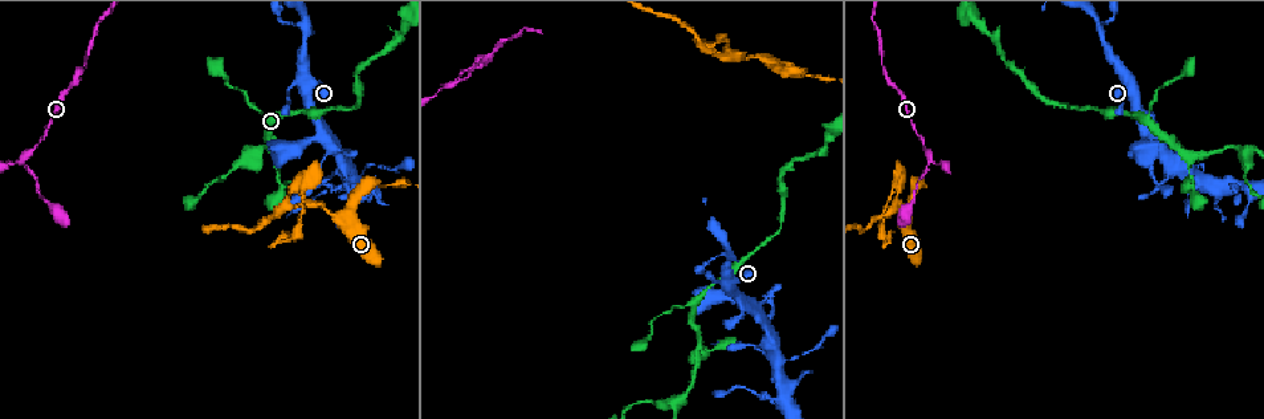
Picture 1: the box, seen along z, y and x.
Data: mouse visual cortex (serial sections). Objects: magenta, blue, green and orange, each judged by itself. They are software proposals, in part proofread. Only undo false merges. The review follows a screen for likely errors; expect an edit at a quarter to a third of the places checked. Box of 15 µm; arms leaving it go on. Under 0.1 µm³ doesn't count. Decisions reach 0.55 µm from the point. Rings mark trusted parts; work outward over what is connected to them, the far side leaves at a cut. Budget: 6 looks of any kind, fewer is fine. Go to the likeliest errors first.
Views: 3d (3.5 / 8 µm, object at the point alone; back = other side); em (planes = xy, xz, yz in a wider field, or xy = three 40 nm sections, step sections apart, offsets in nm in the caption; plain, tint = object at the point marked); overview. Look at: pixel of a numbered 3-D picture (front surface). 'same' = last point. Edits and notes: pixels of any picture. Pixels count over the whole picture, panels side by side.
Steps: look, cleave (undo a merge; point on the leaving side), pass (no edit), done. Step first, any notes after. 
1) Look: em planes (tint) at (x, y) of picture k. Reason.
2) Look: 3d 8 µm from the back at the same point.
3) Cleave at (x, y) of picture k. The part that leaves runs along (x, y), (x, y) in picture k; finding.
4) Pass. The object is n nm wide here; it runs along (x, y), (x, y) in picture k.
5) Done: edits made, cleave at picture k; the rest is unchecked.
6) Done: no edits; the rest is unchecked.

Look: 3d 3.5 µm at (1194, 186) of picture 1. Arms part here.

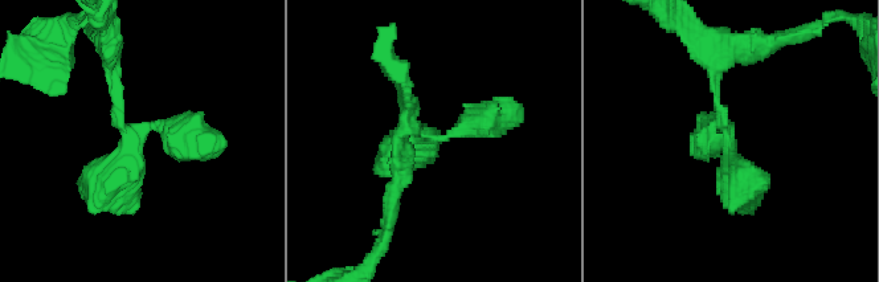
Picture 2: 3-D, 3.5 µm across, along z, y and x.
Look: em xy step 3 (plain) at (427, 137) of picture 2. Need the tissue.

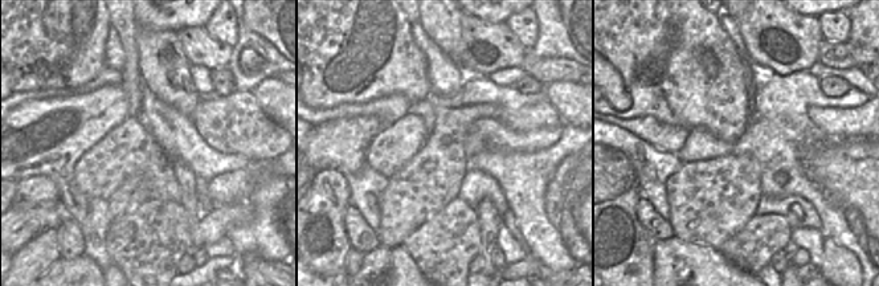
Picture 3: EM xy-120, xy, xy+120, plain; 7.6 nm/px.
Look: em xy step 3 (tint) at the same point.

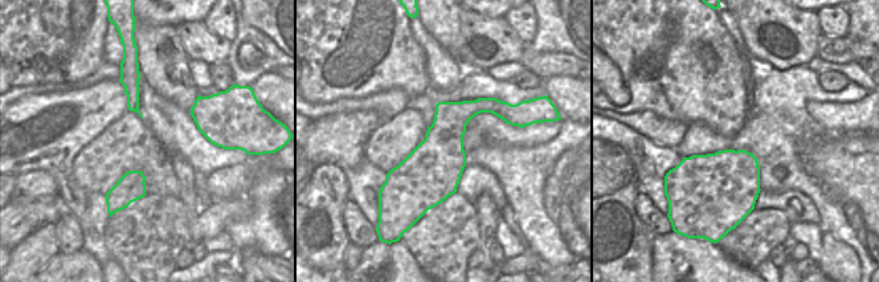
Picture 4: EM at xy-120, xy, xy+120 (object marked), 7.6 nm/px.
Pass. It runs along (712, 53), (735, 175), (763, 183) in picture 2; continuous, no second cell.

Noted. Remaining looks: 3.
Look: 3d 3.5 µm at (305, 30) of picture 1. Three arms meet.

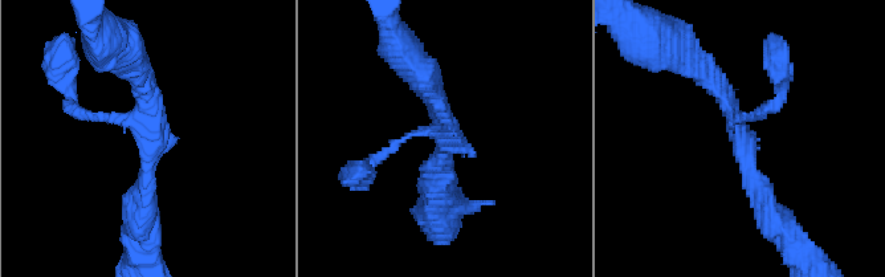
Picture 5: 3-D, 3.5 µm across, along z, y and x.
Look: em xy step 1 (tint) at (452, 135) of picture 5. 3 arms meet here; the arms are 100, 200, 300 nm wide.

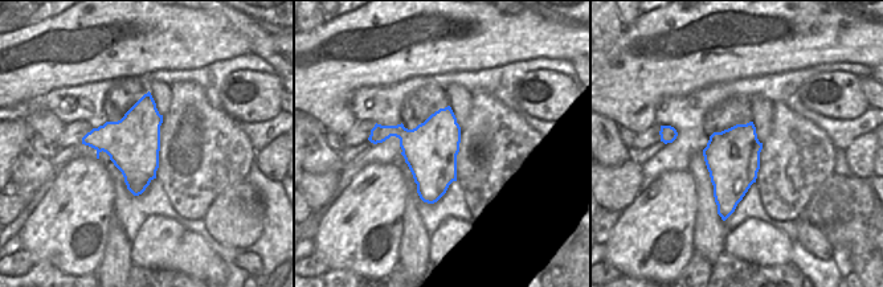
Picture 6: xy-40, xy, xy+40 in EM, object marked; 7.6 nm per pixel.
Pass. It runs along (769, 214), (728, 100), (693, 64) in picture 5; continuous, no second cell.

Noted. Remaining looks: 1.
Done: no edits; the rest is unchecked.

